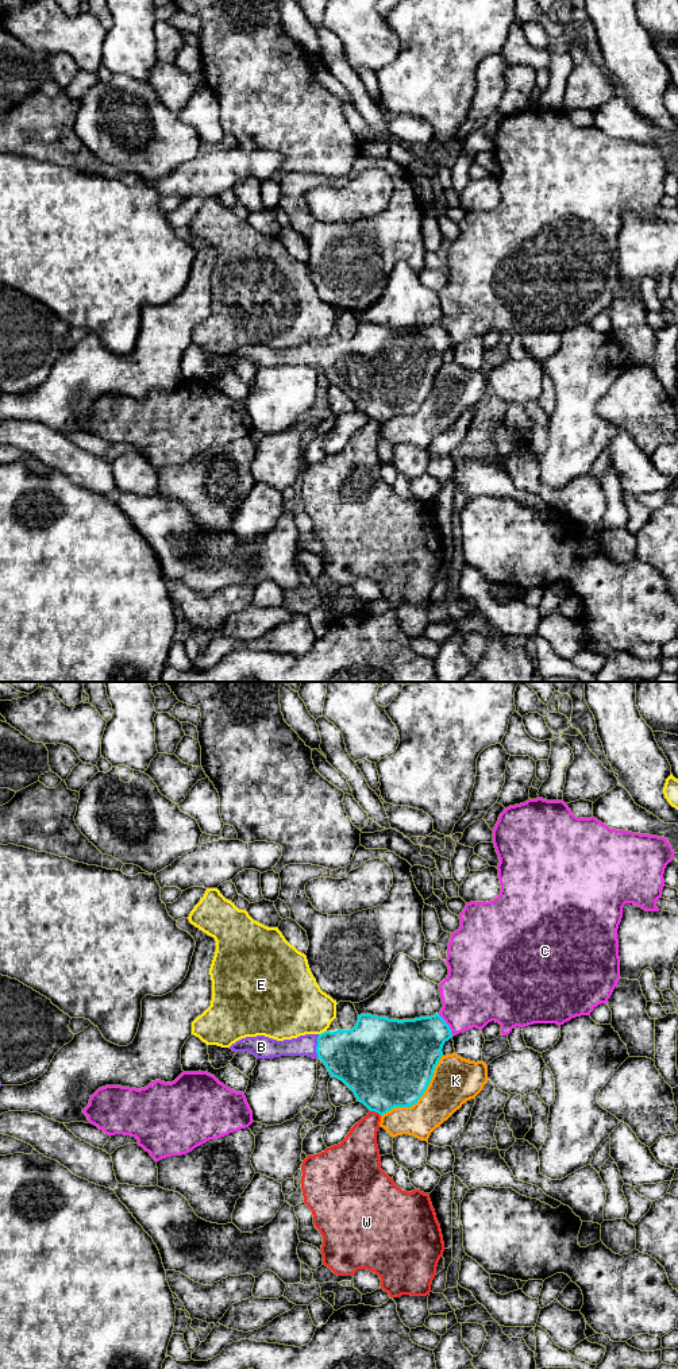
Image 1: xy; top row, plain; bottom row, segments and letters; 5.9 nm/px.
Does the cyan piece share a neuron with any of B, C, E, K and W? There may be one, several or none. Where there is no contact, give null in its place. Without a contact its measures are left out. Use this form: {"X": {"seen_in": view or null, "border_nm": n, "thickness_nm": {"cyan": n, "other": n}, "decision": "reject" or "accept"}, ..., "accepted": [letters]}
{"B": {"seen_in": "xy", "border_nm": 140, "thickness_nm": {"cyan": 340, "other": 130}, "decision": "accept"}, "C": {"seen_in": "xy", "border_nm": 160, "thickness_nm": {"cyan": 360, "other": 380}, "decision": "reject"}, "E": {"seen_in": "xy", "border_nm": 50, "thickness_nm": {"cyan": 320, "other": 380}, "decision": "reject"}, "K": {"seen_in": "xy", "border_nm": 500, "thickness_nm": {"cyan": 480, "other": 280}, "decision": "reject"}, "W": {"seen_in": "xy", "border_nm": 70, "thickness_nm": {"cyan": 440, "other": 220}, "decision": "reject"}, "accepted": ["B"]}

